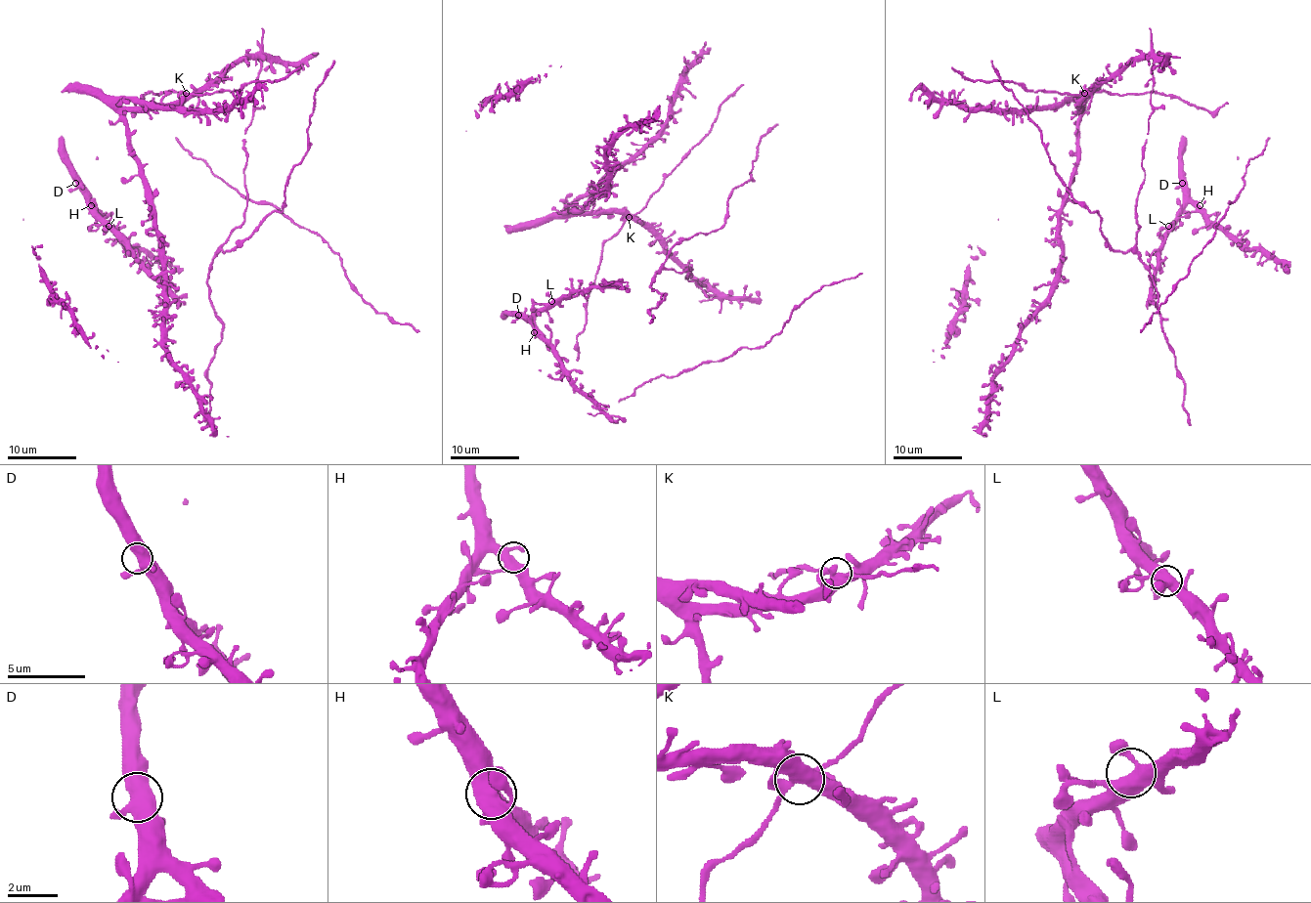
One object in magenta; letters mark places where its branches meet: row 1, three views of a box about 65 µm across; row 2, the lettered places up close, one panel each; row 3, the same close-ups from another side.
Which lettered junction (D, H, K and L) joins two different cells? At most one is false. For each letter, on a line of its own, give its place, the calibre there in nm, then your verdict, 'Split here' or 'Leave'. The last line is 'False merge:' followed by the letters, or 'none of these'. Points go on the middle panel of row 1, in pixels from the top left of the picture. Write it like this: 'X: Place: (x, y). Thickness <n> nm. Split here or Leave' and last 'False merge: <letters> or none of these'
D: Place: (518, 315). Thickness 480 nm. Leave
H: Place: (534, 332). Thickness 440 nm. Leave
K: Place: (629, 217). Thickness 480 nm. Leave
L: Place: (551, 301). Thickness 460 nm. Leave
False merge: none of these

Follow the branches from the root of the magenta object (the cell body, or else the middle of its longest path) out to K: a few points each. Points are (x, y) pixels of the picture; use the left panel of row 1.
K: (216, 77), (203, 87), (187, 93)

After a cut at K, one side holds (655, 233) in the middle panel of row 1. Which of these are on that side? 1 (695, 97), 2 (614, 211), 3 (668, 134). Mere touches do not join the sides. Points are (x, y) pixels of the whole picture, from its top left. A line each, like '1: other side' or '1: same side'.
1: same side
2: same side
3: same side

